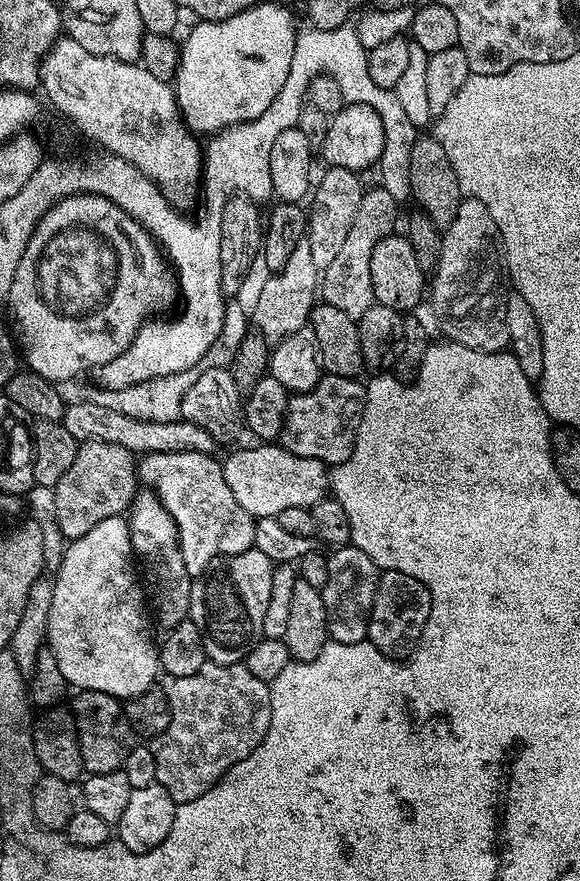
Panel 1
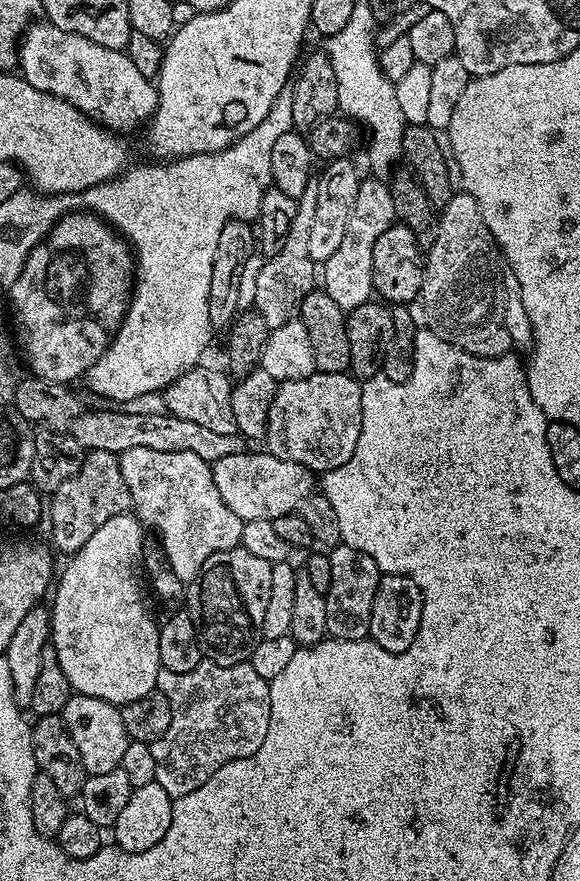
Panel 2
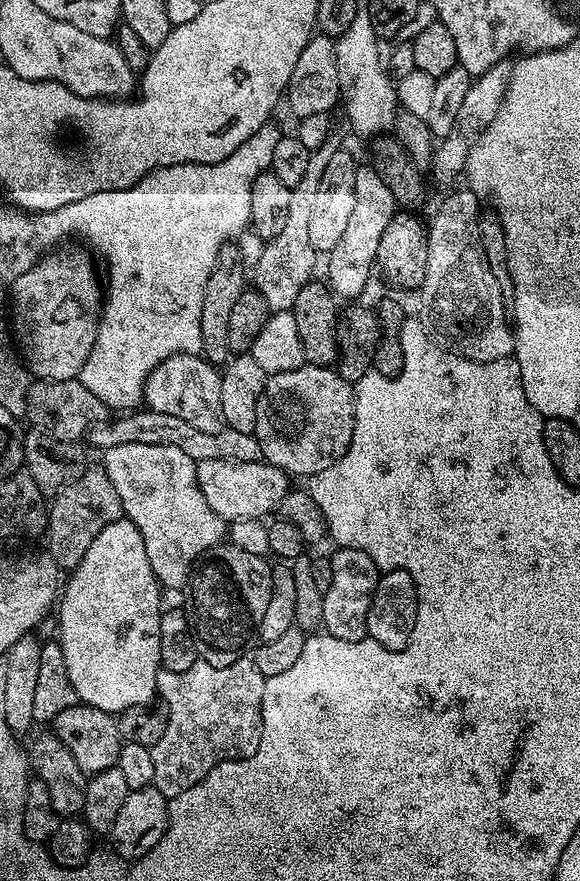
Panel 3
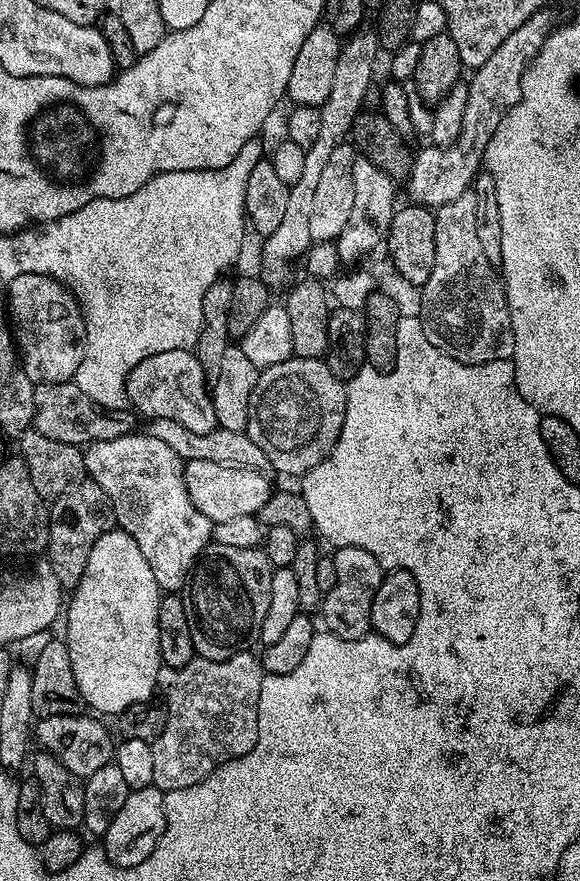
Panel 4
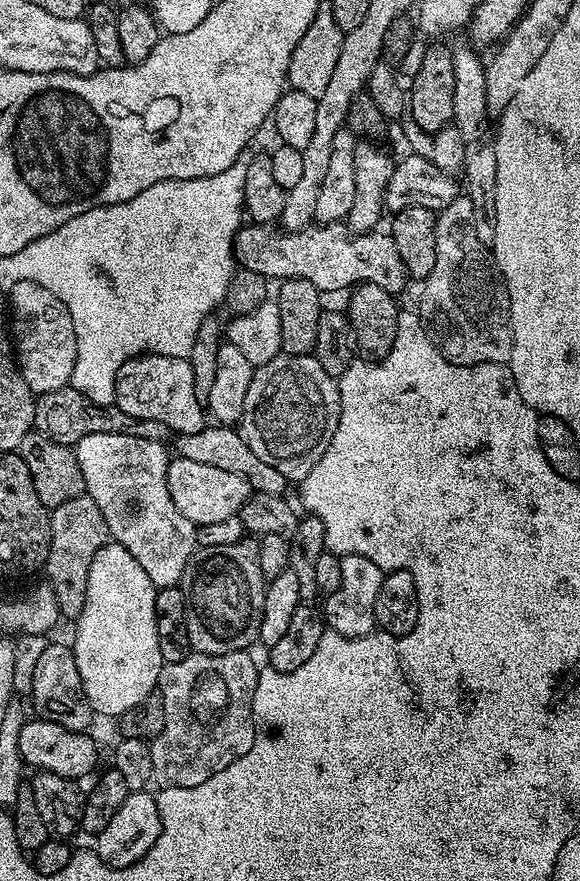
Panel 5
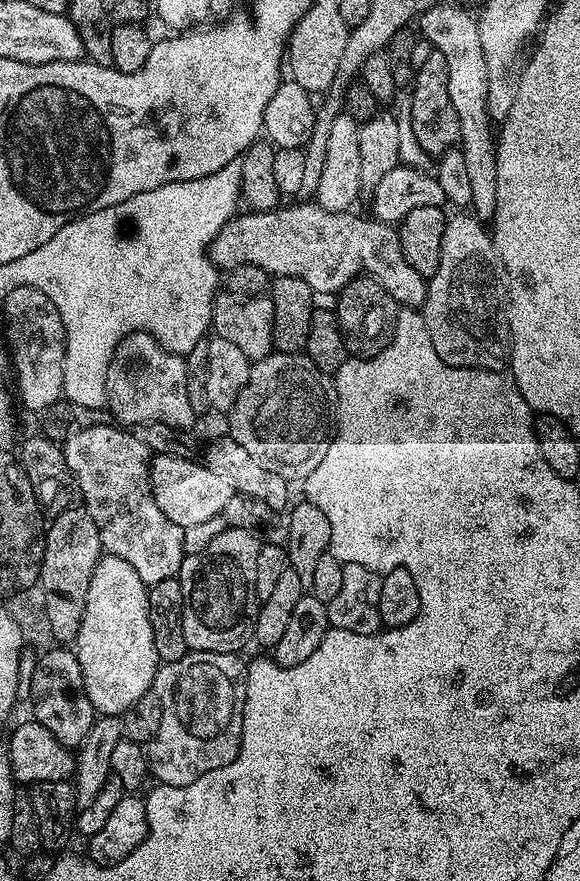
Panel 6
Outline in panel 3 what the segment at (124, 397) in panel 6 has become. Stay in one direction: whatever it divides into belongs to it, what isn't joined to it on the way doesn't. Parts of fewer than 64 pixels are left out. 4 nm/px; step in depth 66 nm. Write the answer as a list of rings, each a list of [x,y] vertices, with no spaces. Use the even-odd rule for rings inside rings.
[[[200,354],[174,356],[154,369],[144,386],[143,403],[158,414],[174,414],[174,418],[182,418],[182,422],[190,422],[190,426],[194,426],[194,430],[202,430],[202,434],[218,434],[226,427],[222,414],[220,372],[217,365],[209,364]]]

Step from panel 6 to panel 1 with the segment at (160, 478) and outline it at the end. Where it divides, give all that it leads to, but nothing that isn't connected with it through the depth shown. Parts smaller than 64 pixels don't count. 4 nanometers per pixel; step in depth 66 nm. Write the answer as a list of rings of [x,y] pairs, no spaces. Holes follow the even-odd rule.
[[[260,442],[255,446],[240,448],[222,460],[226,486],[230,486],[230,494],[234,494],[242,510],[254,518],[275,517],[290,506],[311,509],[324,499],[330,488],[330,472],[321,460],[302,458],[276,442]]]

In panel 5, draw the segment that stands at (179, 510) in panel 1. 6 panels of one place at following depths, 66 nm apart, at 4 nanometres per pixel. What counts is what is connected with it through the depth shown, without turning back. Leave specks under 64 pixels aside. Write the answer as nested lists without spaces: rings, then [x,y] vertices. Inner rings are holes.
[[[121,432],[86,434],[86,438],[82,438],[74,446],[76,461],[79,465],[83,465],[84,476],[88,479],[88,486],[92,489],[92,495],[95,496],[95,500],[99,500],[99,504],[104,510],[104,515],[108,517],[108,523],[111,524],[112,532],[115,533],[113,541],[122,545],[126,550],[130,550],[130,554],[134,554],[135,560],[138,561],[138,566],[142,566],[142,570],[146,570],[150,582],[158,590],[179,585],[181,581],[185,579],[188,570],[188,562],[191,560],[193,552],[197,551],[198,548],[196,543],[197,525],[191,524],[189,520],[180,513],[178,506],[174,506],[174,498],[170,498],[170,490],[168,489],[168,462],[170,453],[168,453],[164,447],[165,445],[159,440],[134,438],[130,434],[122,434]]]

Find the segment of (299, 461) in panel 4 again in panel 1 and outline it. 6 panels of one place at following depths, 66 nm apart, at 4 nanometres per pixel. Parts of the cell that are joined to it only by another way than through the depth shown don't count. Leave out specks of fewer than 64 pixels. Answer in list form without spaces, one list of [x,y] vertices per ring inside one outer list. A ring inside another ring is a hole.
[[[321,376],[318,386],[309,392],[295,393],[289,399],[288,409],[284,415],[284,431],[282,433],[282,446],[287,452],[298,454],[302,458],[321,460],[326,466],[335,466],[346,462],[356,445],[356,431],[364,413],[364,389],[359,379],[350,376]]]

